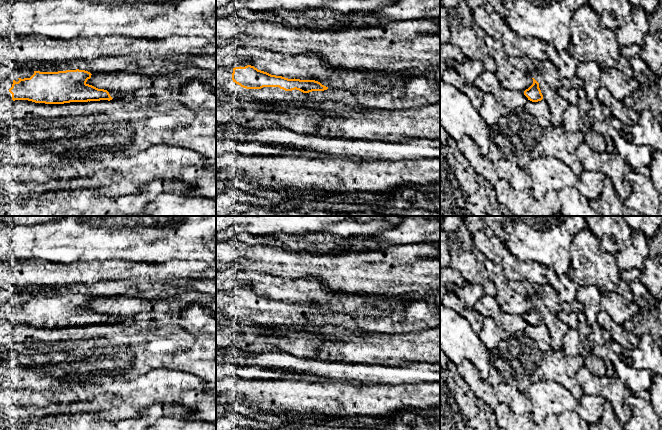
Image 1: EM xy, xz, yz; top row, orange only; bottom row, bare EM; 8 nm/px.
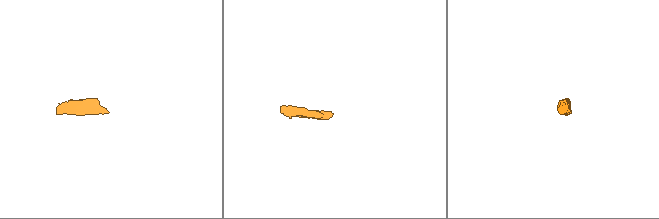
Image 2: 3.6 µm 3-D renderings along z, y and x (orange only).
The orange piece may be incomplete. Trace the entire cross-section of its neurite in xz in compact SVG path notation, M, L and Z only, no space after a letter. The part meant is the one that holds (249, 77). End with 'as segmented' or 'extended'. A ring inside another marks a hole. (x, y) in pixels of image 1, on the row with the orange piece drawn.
M237 62L230 66L216 67L216 88L221 88L227 92L234 91L238 94L250 92L256 100L268 103L276 101L332 101L357 109L385 111L417 109L440 100L440 85L431 72L417 73L396 90L371 92L326 87L315 80L288 79L258 70L248 63Z; extended

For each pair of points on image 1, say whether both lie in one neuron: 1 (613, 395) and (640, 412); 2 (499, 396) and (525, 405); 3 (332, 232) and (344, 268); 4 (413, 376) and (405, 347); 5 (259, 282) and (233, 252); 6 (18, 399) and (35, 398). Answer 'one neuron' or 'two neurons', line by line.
1: two neurons
2: one neuron
3: two neurons
4: two neurons
5: two neurons
6: one neuron

